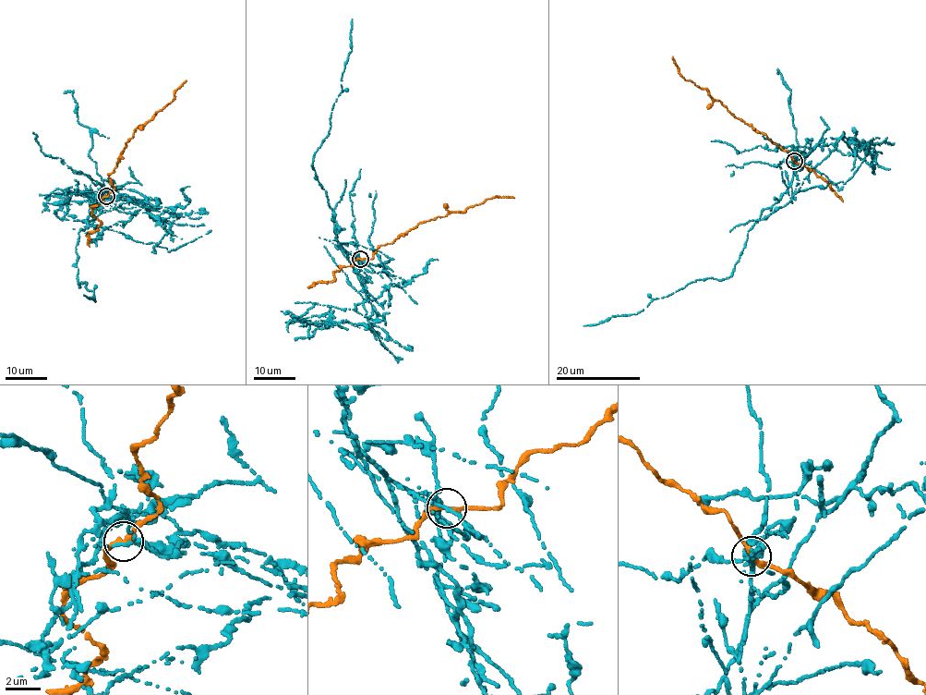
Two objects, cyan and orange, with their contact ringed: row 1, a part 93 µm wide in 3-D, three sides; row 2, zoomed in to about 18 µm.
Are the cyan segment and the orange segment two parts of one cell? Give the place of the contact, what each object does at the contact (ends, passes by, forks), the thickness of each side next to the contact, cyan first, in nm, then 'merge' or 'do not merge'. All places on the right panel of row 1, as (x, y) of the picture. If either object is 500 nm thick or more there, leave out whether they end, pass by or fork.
place (794, 161); cyan ends; orange passes by; calibres 280 and 260 nm; do not merge

